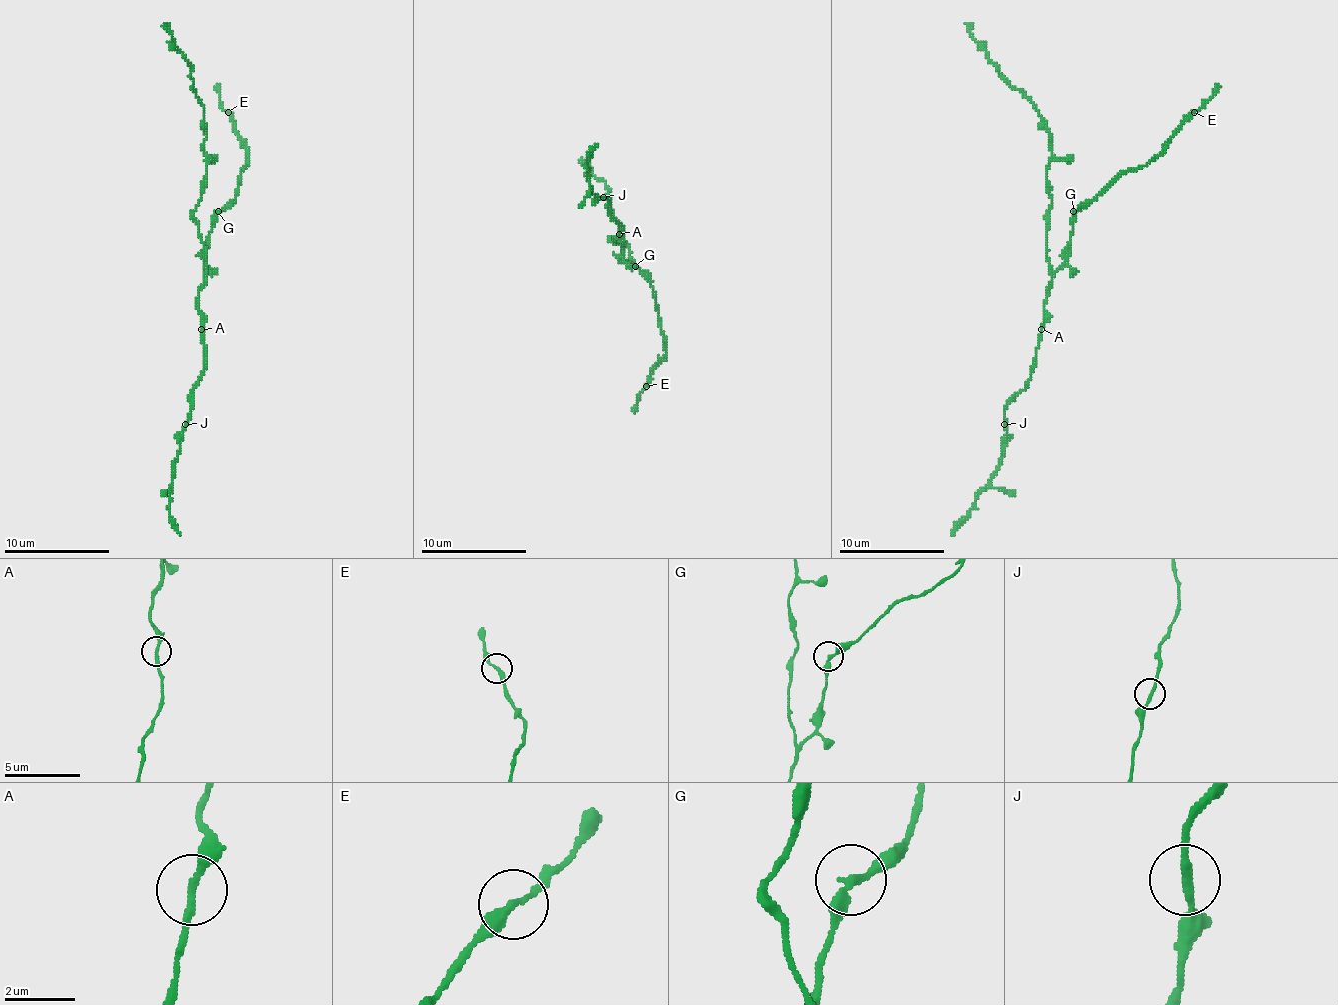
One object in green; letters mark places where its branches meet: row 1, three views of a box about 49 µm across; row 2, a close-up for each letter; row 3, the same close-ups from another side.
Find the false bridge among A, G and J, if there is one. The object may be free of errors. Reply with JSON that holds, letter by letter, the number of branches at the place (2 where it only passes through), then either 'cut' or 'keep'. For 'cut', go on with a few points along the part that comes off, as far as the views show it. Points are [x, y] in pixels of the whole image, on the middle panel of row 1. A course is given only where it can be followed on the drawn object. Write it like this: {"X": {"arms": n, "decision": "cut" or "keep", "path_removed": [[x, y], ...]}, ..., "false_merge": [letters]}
{"A": {"arms": 2, "decision": "keep"}, "G": {"arms": 2, "decision": "keep"}, "J": {"arms": 2, "decision": "keep"}, "false_merge": []}

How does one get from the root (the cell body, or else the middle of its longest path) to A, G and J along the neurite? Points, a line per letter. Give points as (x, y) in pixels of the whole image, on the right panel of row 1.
A: (1052, 274), (1041, 329)
G: (1052, 274), (1065, 261), (1065, 247), (1073, 229), (1073, 211)
J: (1052, 274), (1033, 372), (1028, 385), (1007, 406), (1004, 424)

